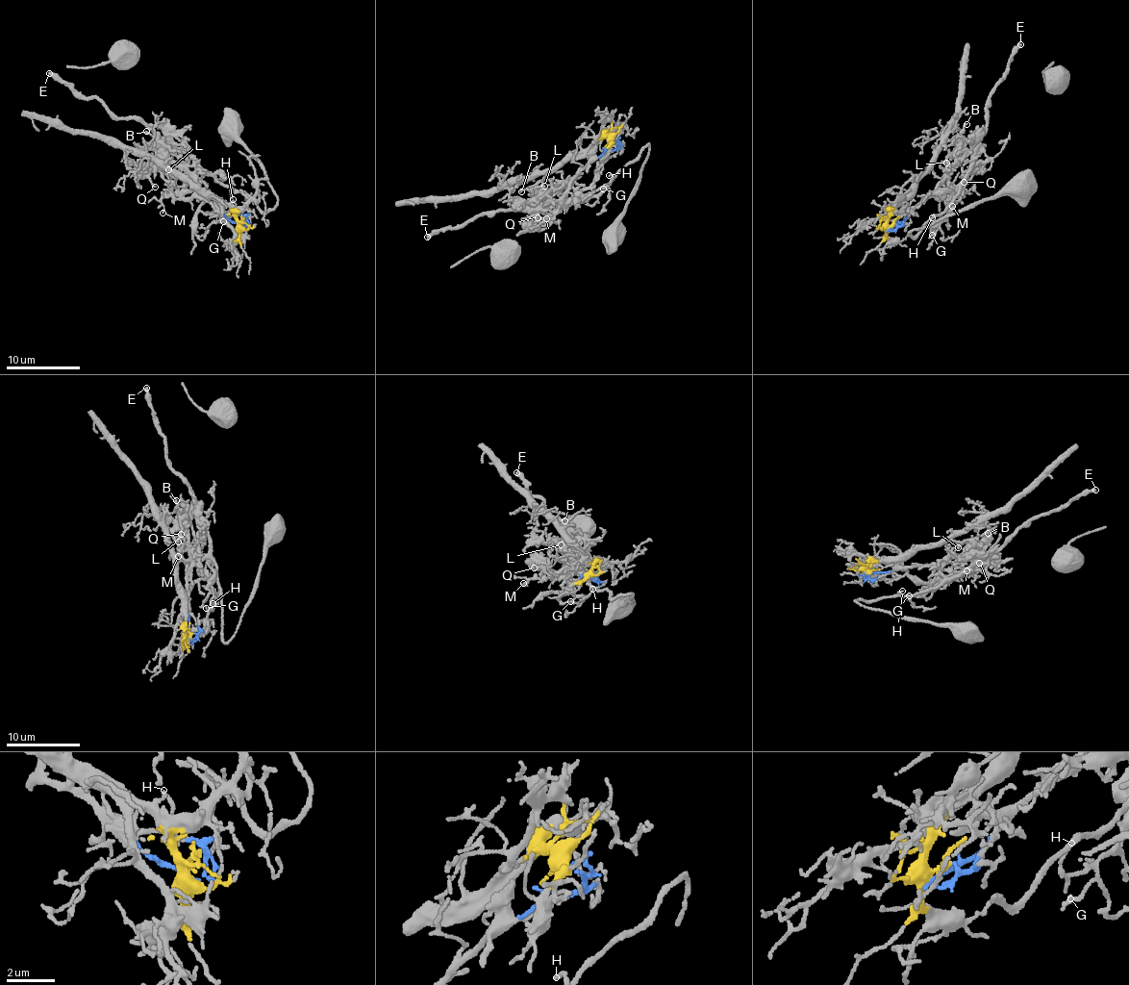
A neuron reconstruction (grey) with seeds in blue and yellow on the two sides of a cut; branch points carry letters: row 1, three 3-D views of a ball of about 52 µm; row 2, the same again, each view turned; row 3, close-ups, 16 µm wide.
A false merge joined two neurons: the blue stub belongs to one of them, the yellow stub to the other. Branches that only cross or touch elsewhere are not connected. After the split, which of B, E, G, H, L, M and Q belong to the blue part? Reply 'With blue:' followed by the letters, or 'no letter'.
With blue: B, E, G, H, L, M, Q

